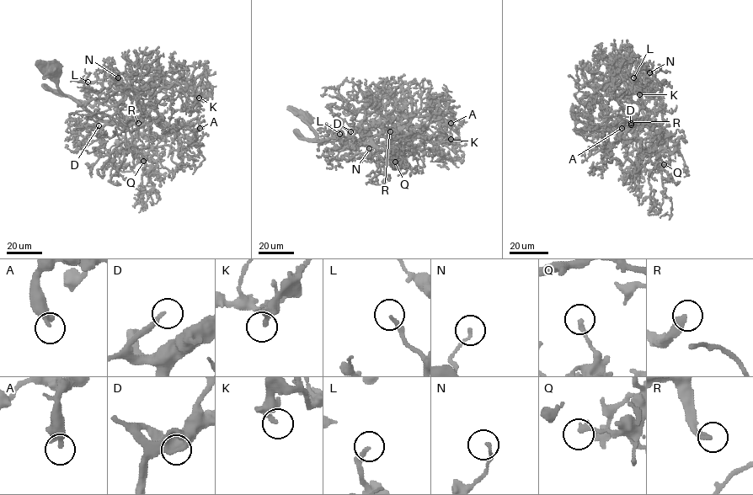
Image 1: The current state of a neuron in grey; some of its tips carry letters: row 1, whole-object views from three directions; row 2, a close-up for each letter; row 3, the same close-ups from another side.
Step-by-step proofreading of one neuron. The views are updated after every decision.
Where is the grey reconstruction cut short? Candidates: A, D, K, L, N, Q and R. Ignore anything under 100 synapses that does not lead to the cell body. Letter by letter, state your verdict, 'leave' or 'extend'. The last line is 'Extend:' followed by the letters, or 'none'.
A: leave
D: extend
K: leave
L: leave
N: leave
Q: leave
R: extend
Extend: D, R

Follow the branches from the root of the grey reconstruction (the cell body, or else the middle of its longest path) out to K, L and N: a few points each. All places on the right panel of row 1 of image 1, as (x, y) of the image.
K: (613, 66), (640, 93), (644, 119), (646, 110), (628, 96), (625, 71), (644, 82), (639, 94)
L: (613, 66), (632, 89), (640, 93), (644, 119), (646, 110), (627, 91), (634, 87), (643, 103), (633, 77)
N: (613, 66), (632, 89), (640, 93), (644, 119), (646, 110), (627, 90), (643, 90), (649, 72)

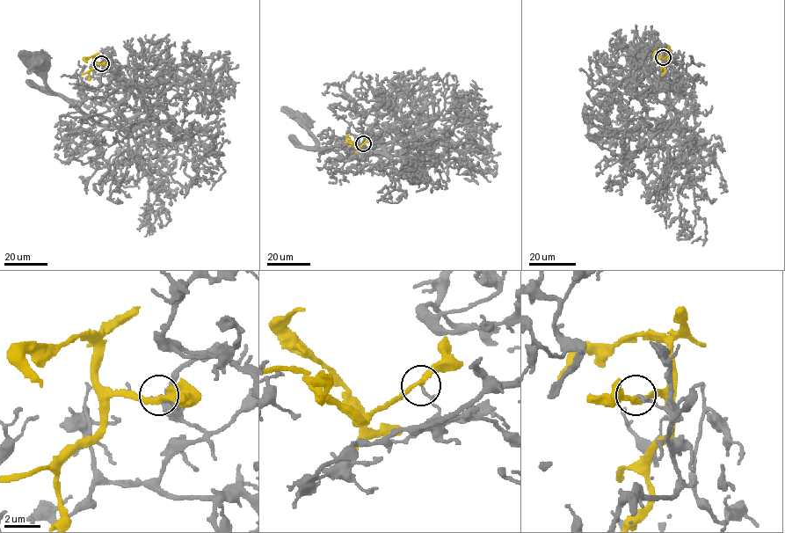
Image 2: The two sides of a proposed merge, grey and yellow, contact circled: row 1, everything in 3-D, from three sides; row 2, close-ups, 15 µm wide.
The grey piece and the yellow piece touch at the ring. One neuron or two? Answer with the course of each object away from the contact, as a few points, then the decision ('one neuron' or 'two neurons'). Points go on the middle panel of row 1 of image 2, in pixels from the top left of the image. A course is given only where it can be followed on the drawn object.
grey runs (364, 144), (364, 149), (405, 142), (419, 135), (401, 155), (352, 153), (318, 148), (302, 118); yellow runs (363, 144), (355, 147), (347, 136), (349, 135); two neurons

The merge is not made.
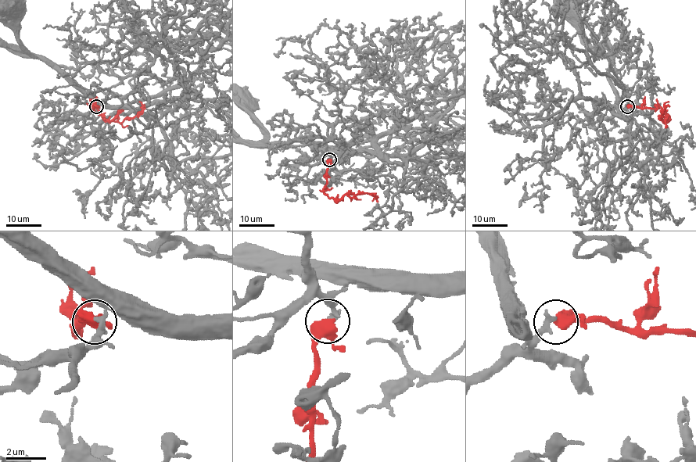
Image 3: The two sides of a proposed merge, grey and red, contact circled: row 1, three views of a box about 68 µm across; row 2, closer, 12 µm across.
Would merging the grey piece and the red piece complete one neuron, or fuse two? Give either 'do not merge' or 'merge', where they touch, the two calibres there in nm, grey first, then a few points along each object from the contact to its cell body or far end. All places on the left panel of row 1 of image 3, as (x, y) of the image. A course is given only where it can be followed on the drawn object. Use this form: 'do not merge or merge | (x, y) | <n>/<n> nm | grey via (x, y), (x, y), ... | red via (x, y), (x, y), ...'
merge | (96, 106) | 320/480 nm | grey via (97, 106), (97, 122), (140, 108), (141, 114), (99, 105), (32, 55), (19, 38), (9, 6) | red via (97, 106), (91, 107), (103, 118), (120, 123), (125, 119), (134, 118), (142, 108), (142, 104), (138, 101)

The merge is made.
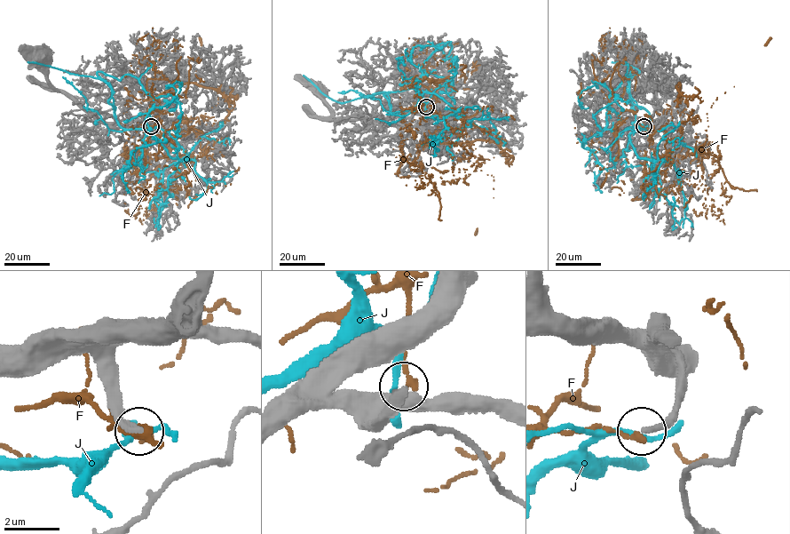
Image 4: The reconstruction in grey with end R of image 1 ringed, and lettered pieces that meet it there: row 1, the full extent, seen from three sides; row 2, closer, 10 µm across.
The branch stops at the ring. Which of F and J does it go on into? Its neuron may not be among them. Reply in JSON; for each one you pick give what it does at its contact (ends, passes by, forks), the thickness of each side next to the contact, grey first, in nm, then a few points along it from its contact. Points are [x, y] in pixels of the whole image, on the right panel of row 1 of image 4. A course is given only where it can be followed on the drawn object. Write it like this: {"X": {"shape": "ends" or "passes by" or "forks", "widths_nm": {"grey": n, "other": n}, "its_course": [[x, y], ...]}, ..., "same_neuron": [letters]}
{"same_neuron": []}

